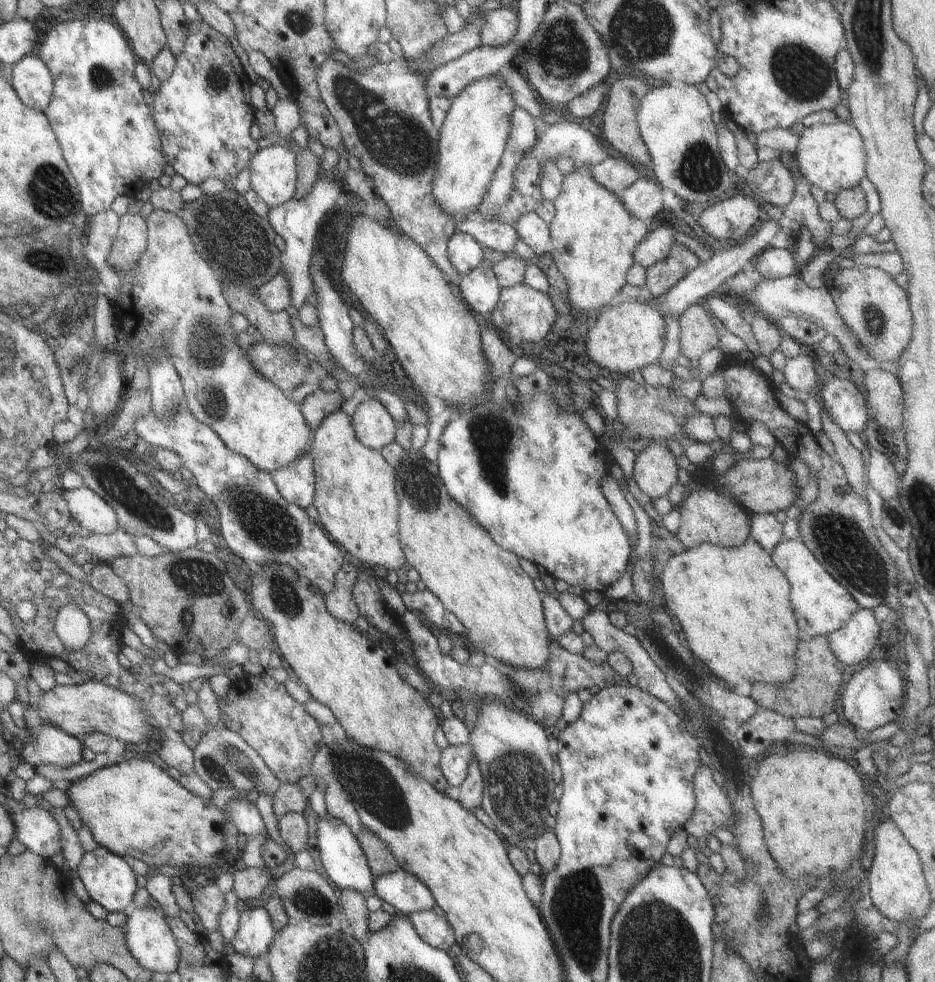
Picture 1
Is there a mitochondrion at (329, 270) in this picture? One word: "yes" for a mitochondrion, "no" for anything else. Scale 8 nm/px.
no

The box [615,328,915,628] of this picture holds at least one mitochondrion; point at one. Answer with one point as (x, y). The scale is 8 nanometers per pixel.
(840, 538)

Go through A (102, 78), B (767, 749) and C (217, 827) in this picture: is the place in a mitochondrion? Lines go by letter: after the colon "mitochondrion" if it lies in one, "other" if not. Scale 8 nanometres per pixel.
A: mitochondrion
B: other
C: other

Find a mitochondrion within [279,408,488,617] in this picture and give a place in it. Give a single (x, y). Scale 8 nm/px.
(419, 486)

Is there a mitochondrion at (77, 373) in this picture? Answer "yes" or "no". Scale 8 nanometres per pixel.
yes

